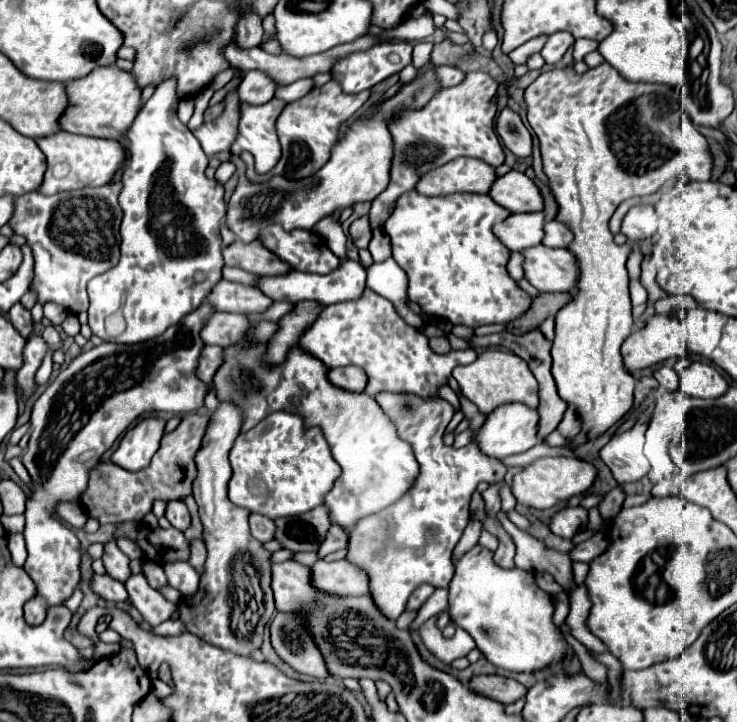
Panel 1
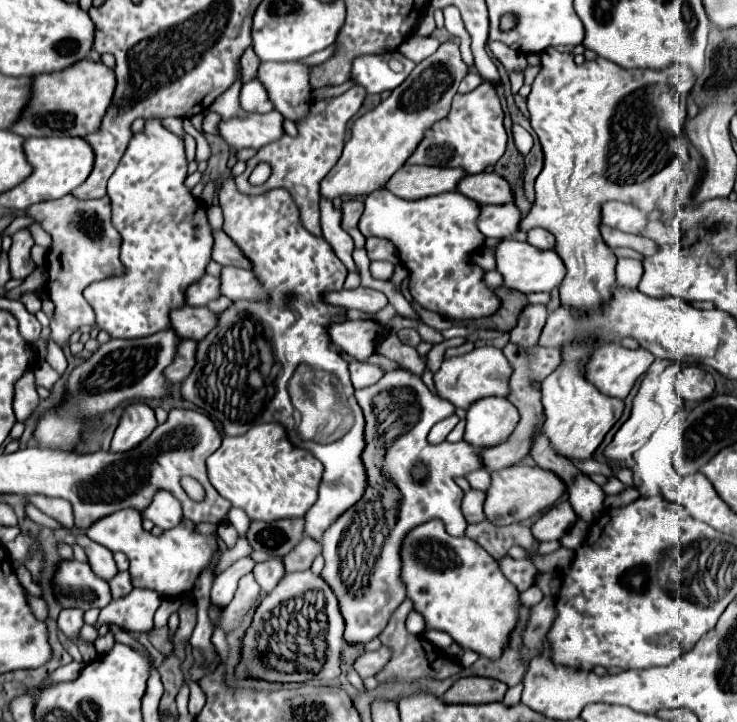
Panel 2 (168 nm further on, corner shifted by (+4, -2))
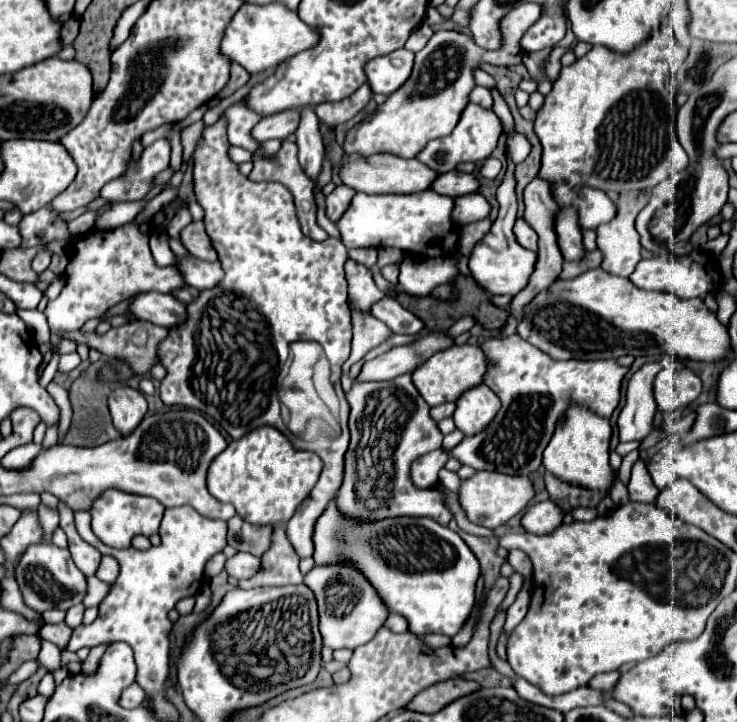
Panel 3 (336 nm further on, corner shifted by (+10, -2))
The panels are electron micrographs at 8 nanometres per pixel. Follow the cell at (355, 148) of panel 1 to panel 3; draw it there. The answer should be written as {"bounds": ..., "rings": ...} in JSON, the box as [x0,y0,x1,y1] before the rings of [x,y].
{"bounds":[344,3,540,159],"rings":[[[528,3],[528,5],[520,5],[518,9],[510,11],[505,17],[501,19],[501,32],[502,32],[502,45],[500,49],[496,51],[486,51],[482,47],[478,47],[468,35],[464,33],[456,33],[456,31],[436,31],[430,41],[426,43],[426,47],[422,51],[416,53],[416,59],[414,59],[414,69],[412,69],[412,75],[408,77],[408,81],[398,89],[394,91],[392,95],[388,95],[388,99],[378,105],[376,113],[370,117],[370,119],[364,119],[360,125],[352,127],[346,135],[346,141],[344,141],[344,155],[360,155],[360,157],[372,157],[376,153],[390,153],[390,155],[396,155],[396,157],[404,157],[404,159],[410,159],[410,157],[416,157],[418,151],[422,151],[426,147],[426,143],[430,139],[436,139],[436,137],[446,137],[452,133],[452,129],[456,127],[458,119],[460,119],[460,113],[462,109],[466,107],[468,103],[468,93],[470,89],[474,87],[474,77],[472,77],[472,69],[478,67],[482,61],[484,63],[492,63],[492,65],[502,65],[502,67],[508,67],[508,65],[518,65],[522,61],[522,51],[520,51],[520,37],[524,35],[524,31],[540,17],[540,7],[534,5],[534,3]]]}

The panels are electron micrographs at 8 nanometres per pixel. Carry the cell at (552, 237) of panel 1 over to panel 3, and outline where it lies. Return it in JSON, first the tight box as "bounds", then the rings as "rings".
{"bounds":[514,219,538,251],"rings":[[[516,219],[514,235],[522,247],[526,247],[530,251],[538,251],[538,235],[536,235],[536,231],[532,231],[532,227],[524,219]]]}

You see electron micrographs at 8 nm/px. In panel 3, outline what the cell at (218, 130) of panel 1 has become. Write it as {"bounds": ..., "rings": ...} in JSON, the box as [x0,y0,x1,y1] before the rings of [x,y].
{"bounds":[252,109,300,143],"rings":[[[296,109],[292,111],[280,111],[276,115],[266,115],[262,121],[252,129],[252,139],[258,139],[258,143],[268,139],[286,139],[290,133],[296,131],[300,121],[300,115]]]}

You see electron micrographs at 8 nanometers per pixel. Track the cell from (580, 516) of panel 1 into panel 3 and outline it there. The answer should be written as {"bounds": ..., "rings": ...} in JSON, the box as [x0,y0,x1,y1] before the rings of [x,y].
{"bounds":[522,501,564,535],"rings":[[[552,501],[530,505],[522,517],[522,527],[532,535],[550,535],[562,525],[564,511]]]}

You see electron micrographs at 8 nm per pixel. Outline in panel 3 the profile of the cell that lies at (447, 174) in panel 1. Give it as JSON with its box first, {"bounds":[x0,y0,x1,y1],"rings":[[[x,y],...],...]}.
{"bounds":[340,155,436,195],"rings":[[[358,155],[344,157],[344,169],[340,173],[344,185],[354,191],[372,193],[372,195],[404,195],[404,193],[420,193],[432,187],[436,181],[436,171],[428,169],[418,159],[402,159],[394,155],[372,155],[370,159],[360,159]]]}

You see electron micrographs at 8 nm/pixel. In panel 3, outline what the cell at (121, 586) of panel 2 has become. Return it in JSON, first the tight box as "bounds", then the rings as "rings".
{"bounds":[84,577,110,607],"rings":[[[88,577],[88,597],[84,599],[84,607],[98,607],[100,599],[108,595],[108,587],[110,583],[100,581],[98,577]]]}

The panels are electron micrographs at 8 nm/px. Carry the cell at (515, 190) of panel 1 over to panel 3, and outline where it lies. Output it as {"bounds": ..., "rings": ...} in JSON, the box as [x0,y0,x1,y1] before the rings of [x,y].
{"bounds":[432,171,480,199],"rings":[[[448,171],[438,175],[436,183],[432,183],[432,189],[440,195],[448,195],[452,199],[460,195],[472,195],[478,193],[480,181],[472,173],[462,173],[462,171]]]}

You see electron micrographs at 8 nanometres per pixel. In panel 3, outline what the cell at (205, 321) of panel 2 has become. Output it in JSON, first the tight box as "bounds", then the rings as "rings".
{"bounds":[130,293,188,329],"rings":[[[140,293],[130,305],[130,311],[136,315],[136,319],[150,321],[166,329],[180,327],[180,323],[188,319],[186,305],[180,303],[174,295],[164,293]]]}

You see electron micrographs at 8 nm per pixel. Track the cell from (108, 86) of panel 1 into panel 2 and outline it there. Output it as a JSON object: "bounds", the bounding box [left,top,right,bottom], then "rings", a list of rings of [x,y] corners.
{"bounds":[10,59,116,137],"rings":[[[82,59],[62,71],[36,75],[32,79],[30,101],[22,109],[10,131],[22,137],[84,137],[98,131],[100,121],[114,95],[116,77],[104,63]]]}

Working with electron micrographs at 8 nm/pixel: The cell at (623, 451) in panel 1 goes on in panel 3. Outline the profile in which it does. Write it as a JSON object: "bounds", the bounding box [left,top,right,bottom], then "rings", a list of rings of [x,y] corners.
{"bounds":[618,363,658,443],"rings":[[[646,363],[630,377],[626,405],[618,417],[620,443],[642,441],[644,437],[650,435],[654,413],[658,411],[652,395],[652,381],[656,373],[658,373],[656,363]]]}

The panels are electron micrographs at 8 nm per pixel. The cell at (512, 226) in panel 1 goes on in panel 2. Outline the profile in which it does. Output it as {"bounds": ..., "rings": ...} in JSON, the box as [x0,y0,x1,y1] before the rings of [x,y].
{"bounds":[478,205,520,239],"rings":[[[482,205],[480,217],[478,217],[478,229],[484,237],[496,237],[506,239],[510,237],[520,223],[520,211],[516,205]]]}

